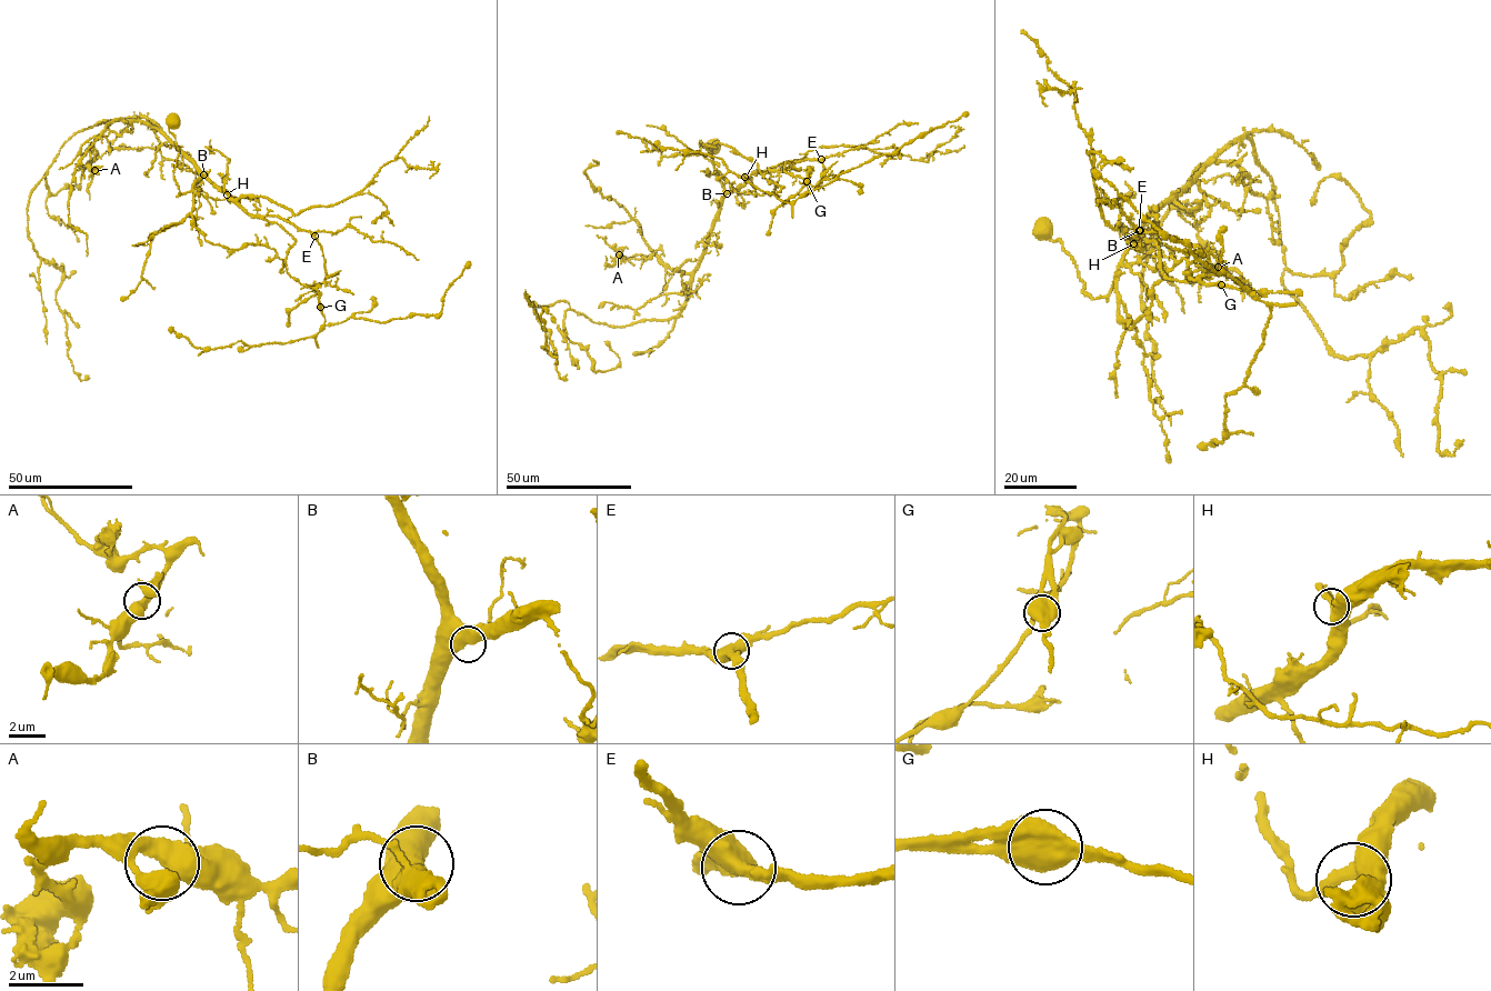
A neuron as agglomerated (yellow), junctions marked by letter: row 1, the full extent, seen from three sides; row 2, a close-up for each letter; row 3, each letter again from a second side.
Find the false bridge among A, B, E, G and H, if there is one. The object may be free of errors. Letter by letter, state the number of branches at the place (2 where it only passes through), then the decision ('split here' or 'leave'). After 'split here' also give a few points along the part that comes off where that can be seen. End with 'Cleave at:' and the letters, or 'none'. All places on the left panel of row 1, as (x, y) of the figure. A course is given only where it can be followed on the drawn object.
A: 2 | leave
B: 2 | leave
E: 2 | leave
G: 2 | split here | (320, 307), (324, 324), (351, 317), (382, 322), (414, 314), (438, 314), (447, 290), (469, 261)
H: 2 | leave
Cleave at: G

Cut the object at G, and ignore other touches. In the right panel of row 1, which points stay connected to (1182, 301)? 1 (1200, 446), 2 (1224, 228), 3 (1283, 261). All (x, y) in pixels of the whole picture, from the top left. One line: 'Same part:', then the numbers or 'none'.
Same part: 3

